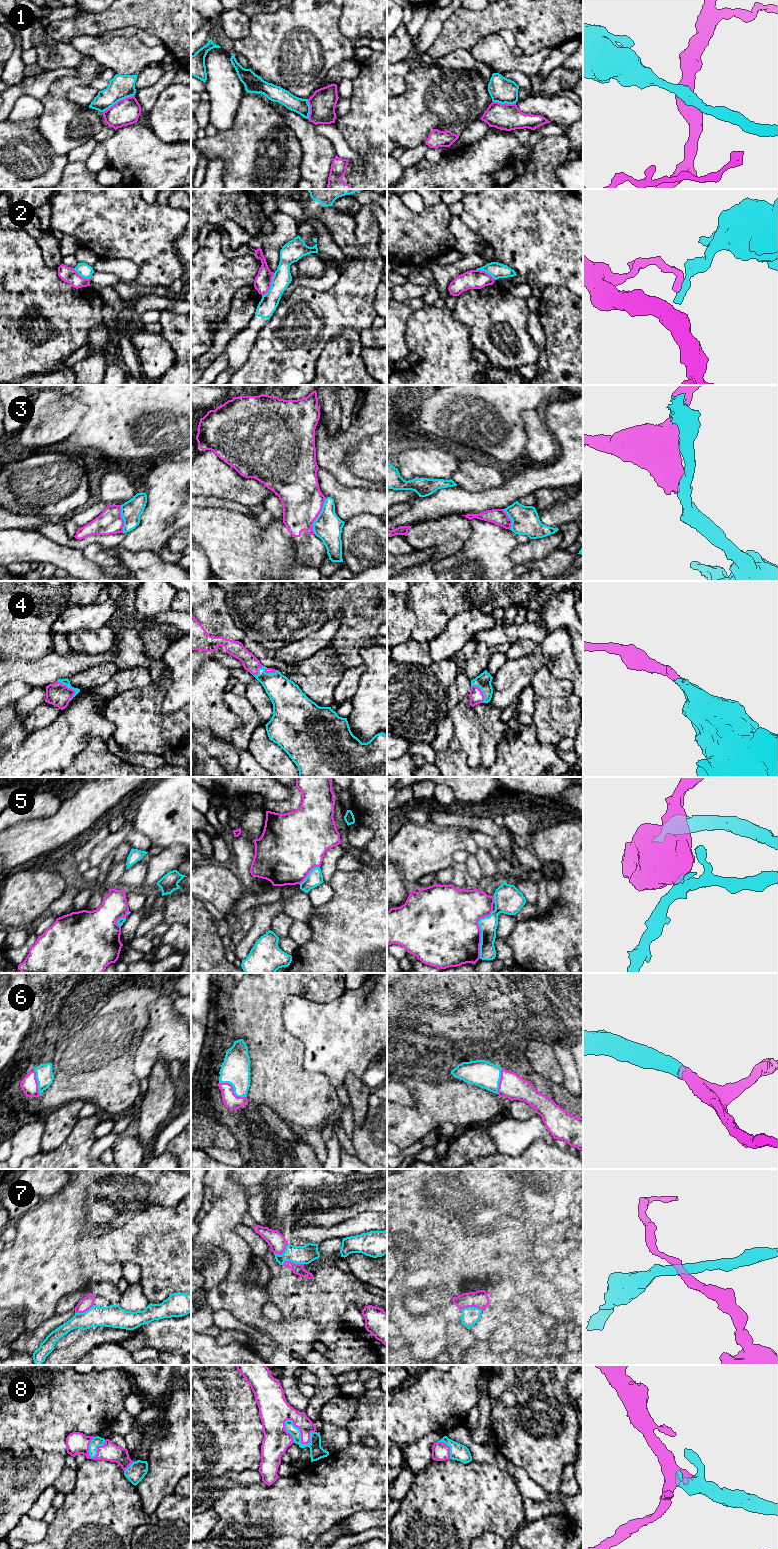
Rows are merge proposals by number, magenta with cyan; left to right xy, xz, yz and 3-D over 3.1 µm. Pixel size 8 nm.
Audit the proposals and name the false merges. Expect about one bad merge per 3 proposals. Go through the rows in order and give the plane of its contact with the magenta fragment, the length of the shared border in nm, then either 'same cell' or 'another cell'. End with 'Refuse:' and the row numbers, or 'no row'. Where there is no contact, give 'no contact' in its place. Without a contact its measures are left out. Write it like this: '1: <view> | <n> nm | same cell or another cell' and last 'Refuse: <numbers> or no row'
1: xy | 280 nm | another cell
2: xz | 220 nm | another cell
3: xz | 300 nm | another cell
4: xy | 190 nm | same cell
5: yz | 400 nm | another cell
6: xz | 260 nm | same cell
7: xz | 180 nm | another cell
8: xz | 280 nm | same cell
Refuse: 1, 2, 3, 5, 7

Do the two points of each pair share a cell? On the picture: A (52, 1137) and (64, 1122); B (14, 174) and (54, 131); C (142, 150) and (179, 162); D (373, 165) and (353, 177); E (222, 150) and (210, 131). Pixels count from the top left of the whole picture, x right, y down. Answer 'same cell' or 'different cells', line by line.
A: same cell
B: different cells
C: same cell
D: same cell
E: different cells

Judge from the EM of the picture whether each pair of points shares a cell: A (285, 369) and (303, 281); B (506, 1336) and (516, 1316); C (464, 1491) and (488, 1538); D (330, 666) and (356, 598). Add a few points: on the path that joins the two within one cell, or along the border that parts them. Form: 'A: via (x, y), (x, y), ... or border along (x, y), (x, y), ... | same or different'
A: border along (325, 290), (318, 291), (296, 287), (283, 300) | different
B: border along (512, 1327), (519, 1341) | different
C: border along (473, 1538), (486, 1531), (493, 1531), (503, 1538) | different
D: border along (329, 646), (334, 650), (338, 661), (345, 669) | different

